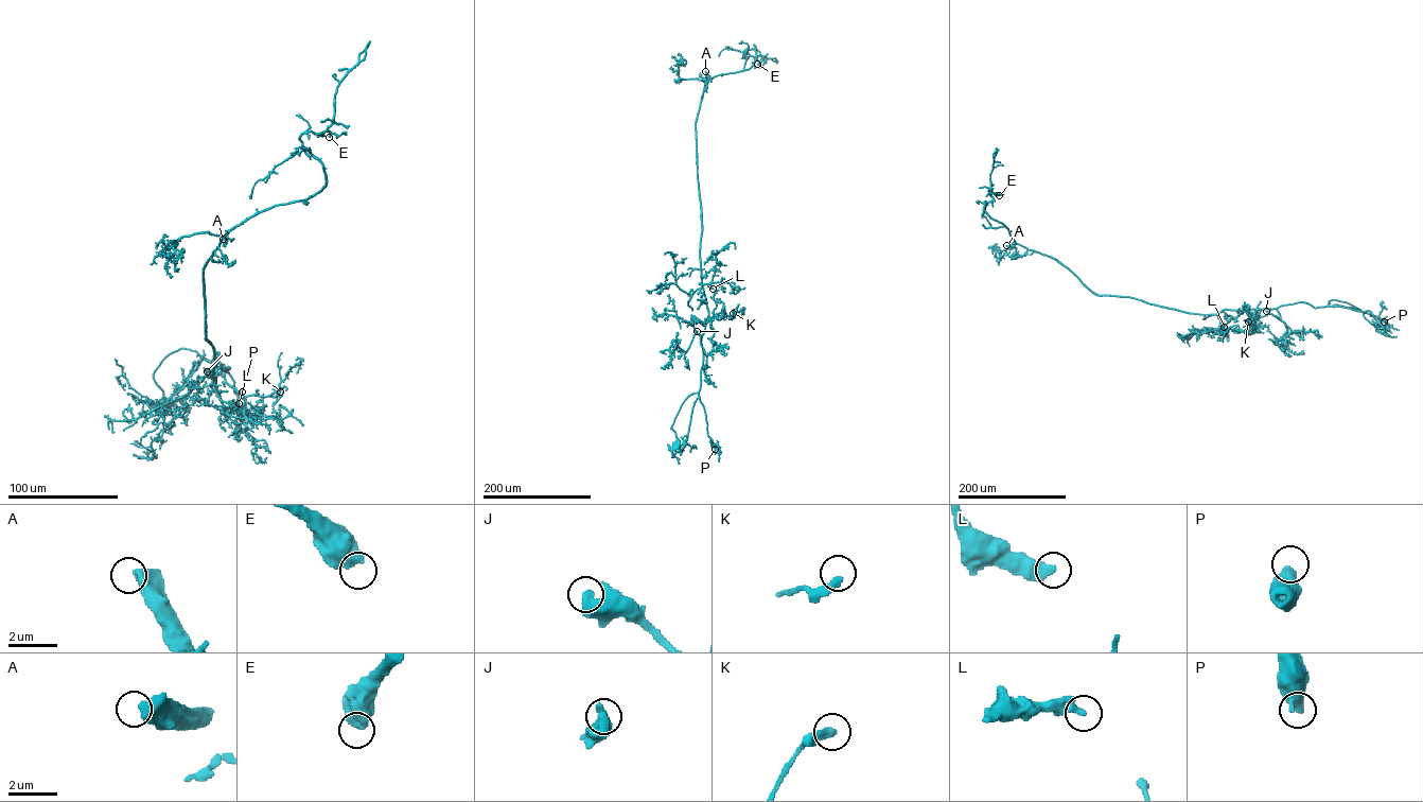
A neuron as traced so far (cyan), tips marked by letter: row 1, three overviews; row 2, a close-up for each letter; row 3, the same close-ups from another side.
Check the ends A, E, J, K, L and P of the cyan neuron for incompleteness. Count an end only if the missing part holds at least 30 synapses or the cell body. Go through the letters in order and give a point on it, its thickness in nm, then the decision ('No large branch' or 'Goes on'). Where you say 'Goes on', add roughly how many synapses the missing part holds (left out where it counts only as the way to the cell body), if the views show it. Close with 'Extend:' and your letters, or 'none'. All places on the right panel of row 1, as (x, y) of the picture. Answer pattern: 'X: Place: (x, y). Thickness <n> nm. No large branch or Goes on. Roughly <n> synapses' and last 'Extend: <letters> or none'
A: Place: (1006, 245). Thickness 600 nm. Goes on. Roughly 2000 synapses
E: Place: (999, 195). Thickness 750 nm. No large branch
J: Place: (1266, 311). Thickness 500 nm. No large branch
K: Place: (1248, 321). Thickness 380 nm. No large branch
L: Place: (1224, 327). Thickness 550 nm. No large branch
P: Place: (1384, 321). Thickness 440 nm. No large branch
Extend: A

